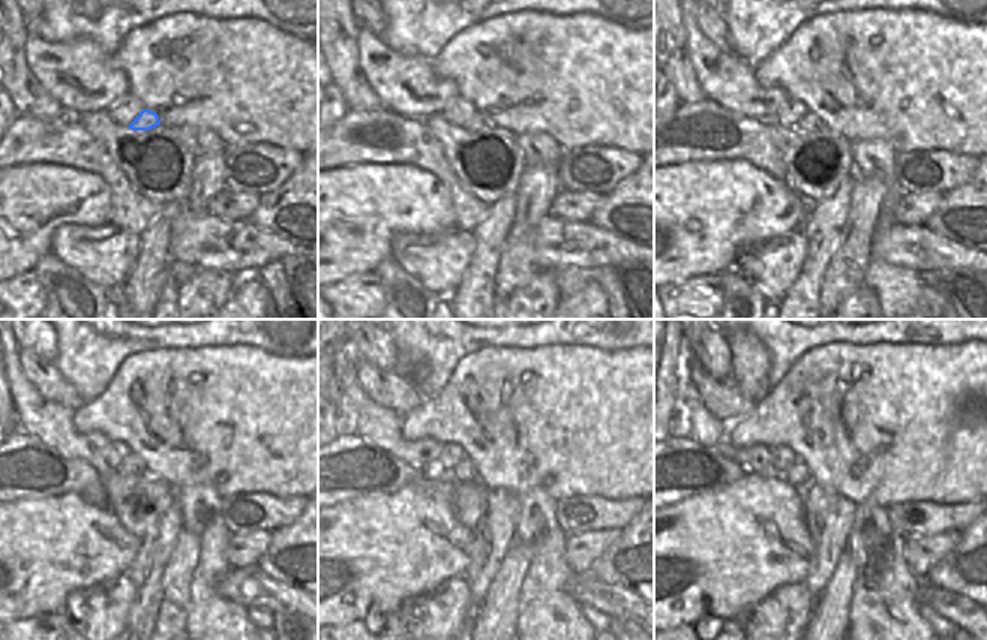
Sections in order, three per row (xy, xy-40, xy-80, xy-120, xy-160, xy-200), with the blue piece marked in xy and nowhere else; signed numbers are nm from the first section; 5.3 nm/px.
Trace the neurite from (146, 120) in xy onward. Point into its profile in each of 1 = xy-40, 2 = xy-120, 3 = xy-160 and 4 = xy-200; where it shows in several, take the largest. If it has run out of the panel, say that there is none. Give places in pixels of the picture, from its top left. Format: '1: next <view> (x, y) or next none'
1: next xy-40 (477, 122)
2: next xy-120 (132, 465)
3: next xy-160 (465, 471)
4: next xy-200 (798, 474)

